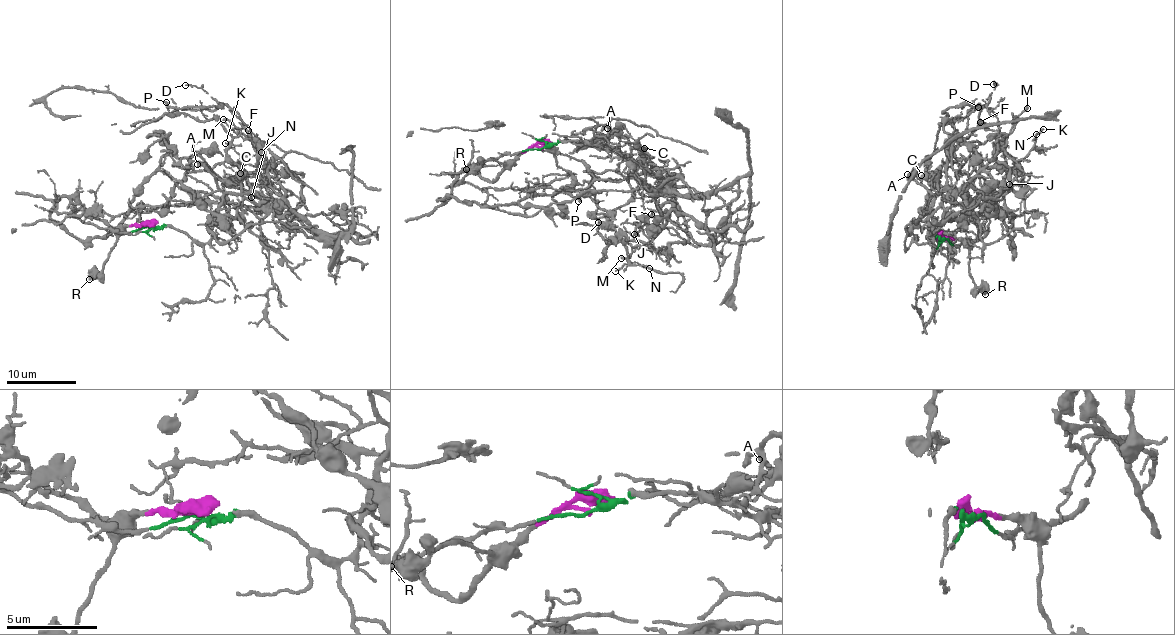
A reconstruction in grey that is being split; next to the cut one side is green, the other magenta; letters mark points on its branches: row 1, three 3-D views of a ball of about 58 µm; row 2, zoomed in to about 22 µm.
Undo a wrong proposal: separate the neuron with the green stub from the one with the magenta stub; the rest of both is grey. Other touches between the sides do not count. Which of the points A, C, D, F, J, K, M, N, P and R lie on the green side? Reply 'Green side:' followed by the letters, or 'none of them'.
Green side: A, C, D, F, J, K, M, N, P

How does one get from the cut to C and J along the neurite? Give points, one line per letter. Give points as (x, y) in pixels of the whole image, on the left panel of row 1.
C: (148, 225), (174, 227), (206, 242), (211, 237), (222, 197), (240, 191), (241, 173)
J: (148, 225), (206, 242), (218, 220), (228, 224), (242, 210), (283, 199), (295, 216), (288, 222), (251, 196)

